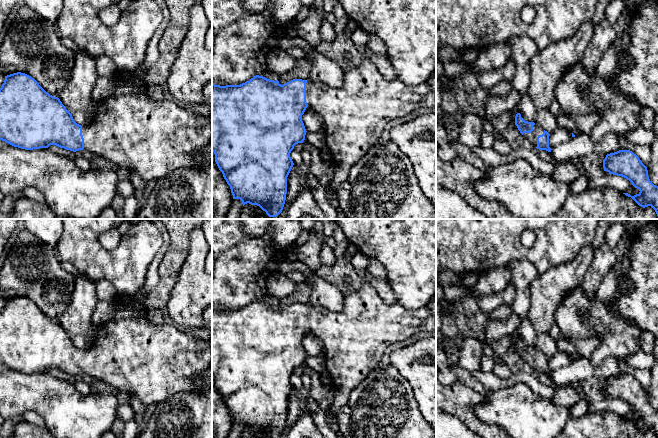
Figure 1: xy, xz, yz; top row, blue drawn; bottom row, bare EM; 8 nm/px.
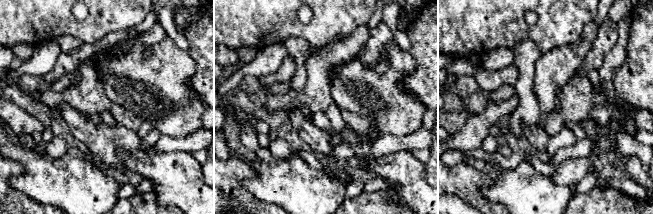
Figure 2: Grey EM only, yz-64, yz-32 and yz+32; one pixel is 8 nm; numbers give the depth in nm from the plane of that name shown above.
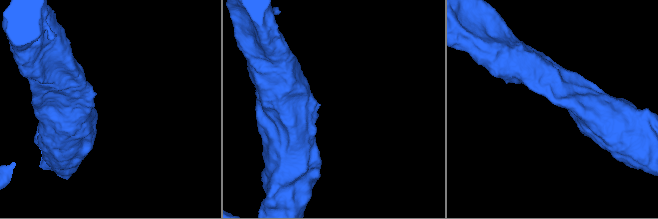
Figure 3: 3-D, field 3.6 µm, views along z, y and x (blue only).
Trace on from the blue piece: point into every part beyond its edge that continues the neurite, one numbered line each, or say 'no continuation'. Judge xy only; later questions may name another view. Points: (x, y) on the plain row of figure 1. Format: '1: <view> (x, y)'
1: xy (129, 354)

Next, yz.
1: yz (537, 354)

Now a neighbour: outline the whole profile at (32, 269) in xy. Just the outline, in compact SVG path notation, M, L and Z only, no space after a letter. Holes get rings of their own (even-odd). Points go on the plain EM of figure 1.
M27 229L18 233L0 269L0 298L25 297L50 319L59 321L70 303L74 286L75 277L62 268L56 249L43 243Z

